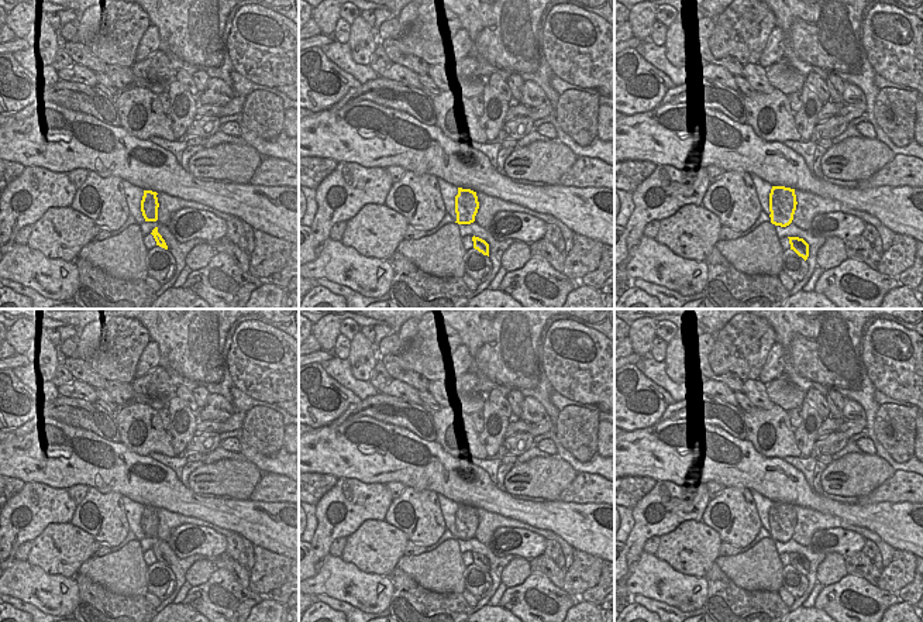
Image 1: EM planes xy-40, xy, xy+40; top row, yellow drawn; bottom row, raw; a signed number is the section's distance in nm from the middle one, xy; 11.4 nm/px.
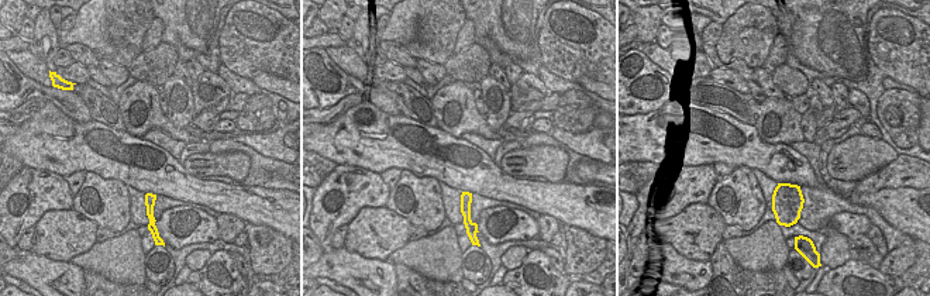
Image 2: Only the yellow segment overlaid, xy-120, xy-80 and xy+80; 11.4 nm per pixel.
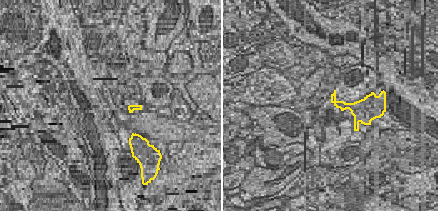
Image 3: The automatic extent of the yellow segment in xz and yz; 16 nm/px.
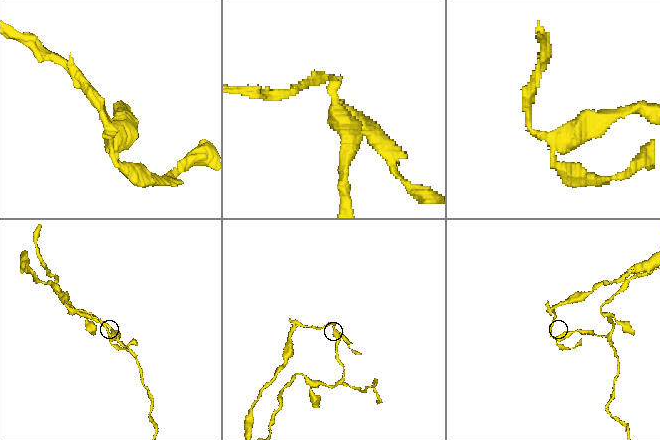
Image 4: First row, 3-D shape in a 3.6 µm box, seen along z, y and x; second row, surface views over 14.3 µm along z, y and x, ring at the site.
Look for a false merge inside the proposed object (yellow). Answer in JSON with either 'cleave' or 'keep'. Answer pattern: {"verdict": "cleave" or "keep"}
{"verdict": "cleave"}

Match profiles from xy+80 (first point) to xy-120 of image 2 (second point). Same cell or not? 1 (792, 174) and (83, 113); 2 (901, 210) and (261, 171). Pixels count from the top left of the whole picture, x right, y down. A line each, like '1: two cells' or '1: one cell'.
1: two cells
2: two cells

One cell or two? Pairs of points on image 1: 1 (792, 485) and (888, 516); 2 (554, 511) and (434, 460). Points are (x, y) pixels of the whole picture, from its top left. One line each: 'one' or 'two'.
1: one
2: one

